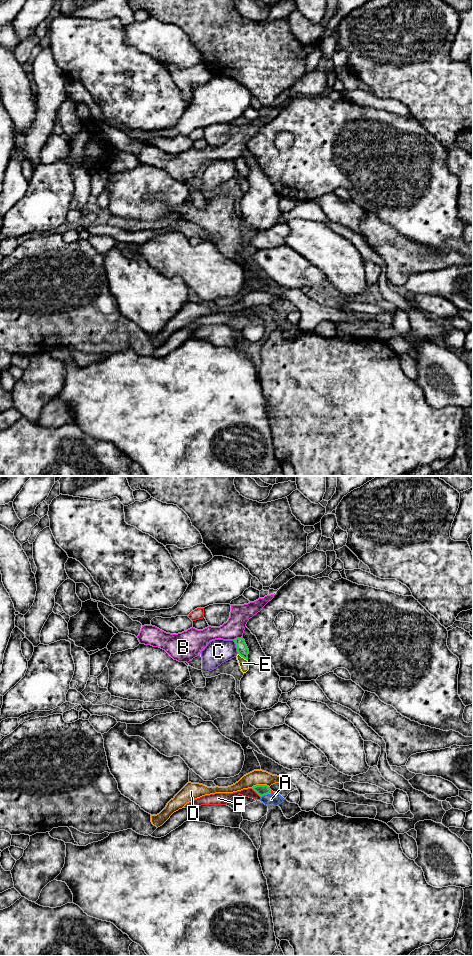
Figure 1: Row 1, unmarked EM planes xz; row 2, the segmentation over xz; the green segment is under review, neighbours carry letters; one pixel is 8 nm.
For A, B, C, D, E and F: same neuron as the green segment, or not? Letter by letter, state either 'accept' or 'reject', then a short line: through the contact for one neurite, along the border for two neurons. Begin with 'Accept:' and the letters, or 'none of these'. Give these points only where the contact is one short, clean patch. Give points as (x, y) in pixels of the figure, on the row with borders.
Accept: A
A: accept; line xz (261, 790), (266, 794), (271, 799)
B: reject; line xz (242, 637), (236, 637), (233, 640)
C: reject
D: reject; line xz (269, 786), (253, 785), (251, 787)
E: reject
F: reject

